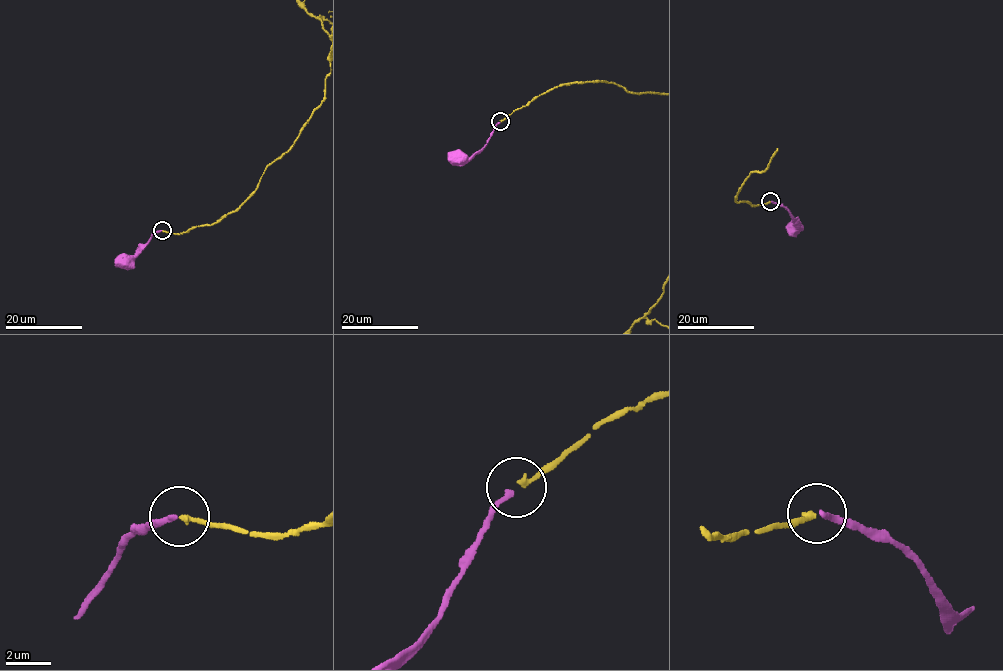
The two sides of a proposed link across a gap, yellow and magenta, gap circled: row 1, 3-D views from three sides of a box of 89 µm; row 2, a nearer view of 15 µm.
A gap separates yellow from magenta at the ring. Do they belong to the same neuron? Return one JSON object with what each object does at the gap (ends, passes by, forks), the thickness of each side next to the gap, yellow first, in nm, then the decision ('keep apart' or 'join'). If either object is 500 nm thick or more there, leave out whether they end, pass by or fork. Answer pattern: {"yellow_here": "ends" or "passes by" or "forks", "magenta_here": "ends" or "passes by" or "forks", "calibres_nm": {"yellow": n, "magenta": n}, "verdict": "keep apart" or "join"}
{"yellow_here": "ends", "magenta_here": "ends", "calibres_nm": {"yellow": 220, "magenta": 240}, "verdict": "join"}

